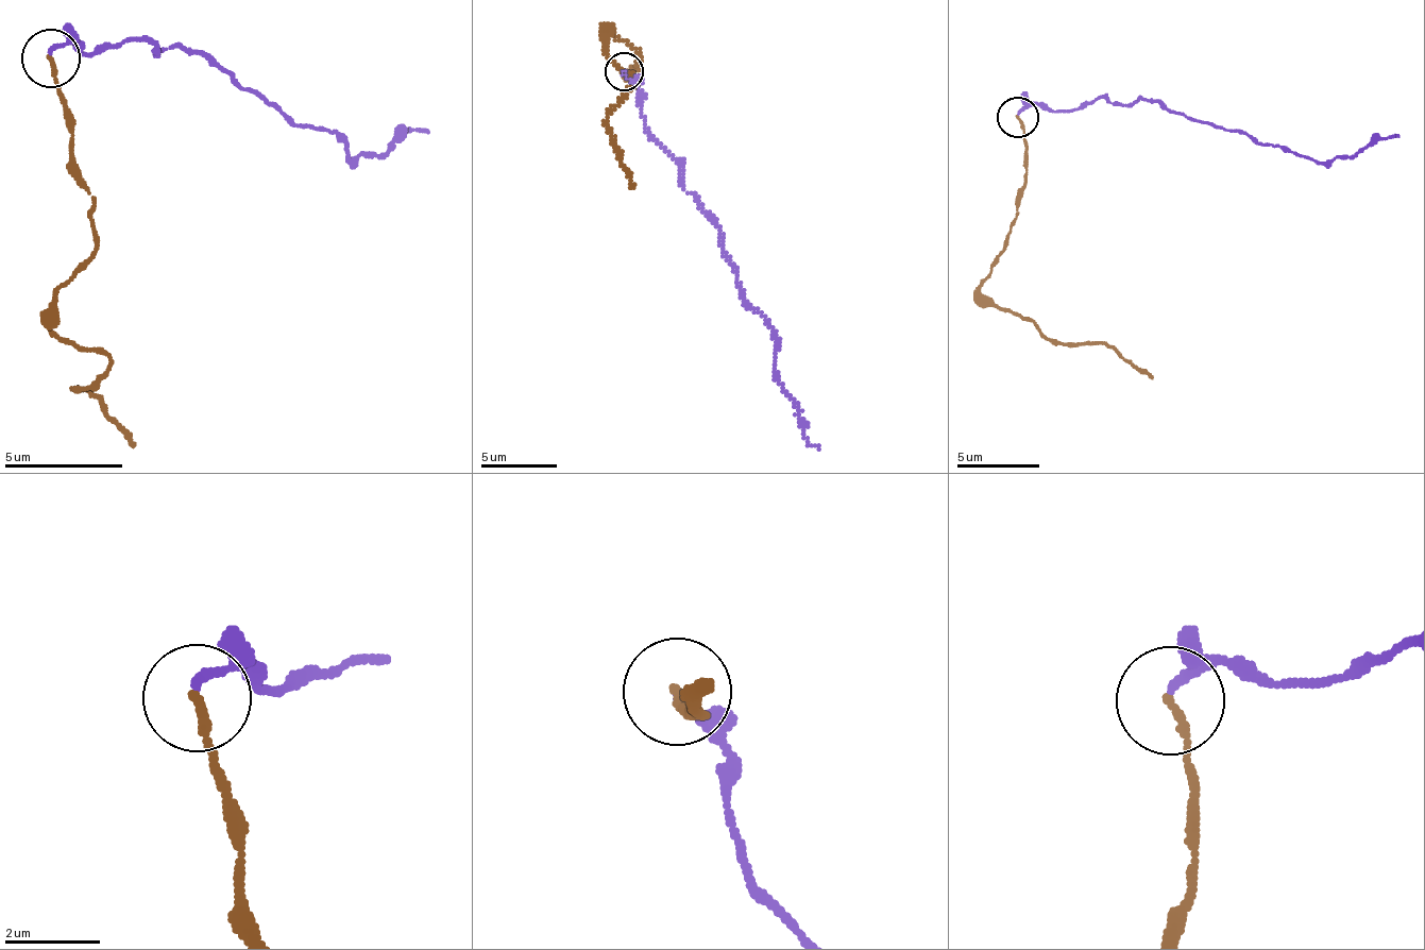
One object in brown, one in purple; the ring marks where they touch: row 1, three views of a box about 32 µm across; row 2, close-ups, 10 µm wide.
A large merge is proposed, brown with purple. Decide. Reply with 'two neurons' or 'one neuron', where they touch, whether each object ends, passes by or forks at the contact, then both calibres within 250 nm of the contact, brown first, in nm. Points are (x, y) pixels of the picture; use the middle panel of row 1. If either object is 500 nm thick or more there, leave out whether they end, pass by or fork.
two neurons; at (624, 71); brown ends there; purple ends there; 180 nm thick on the brown side, 160 nm on the other

